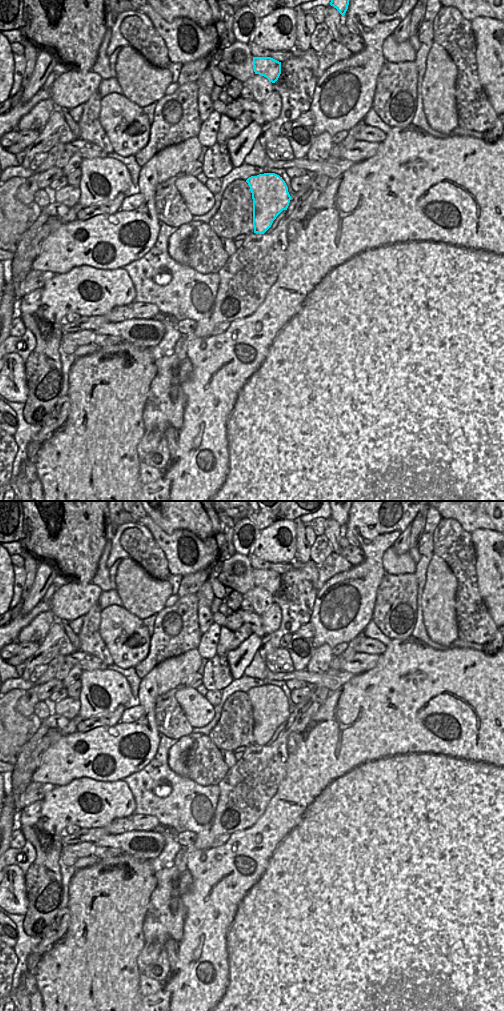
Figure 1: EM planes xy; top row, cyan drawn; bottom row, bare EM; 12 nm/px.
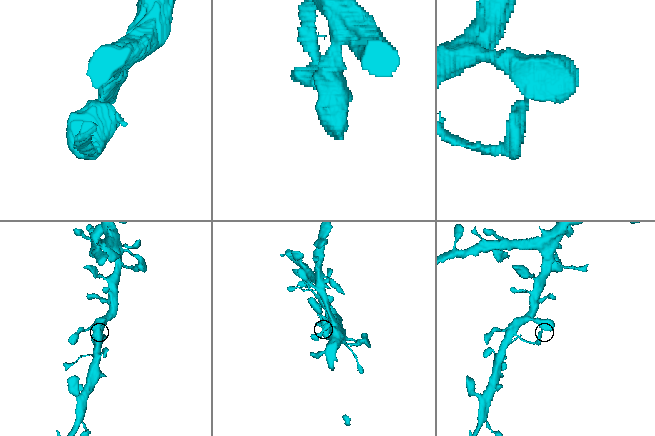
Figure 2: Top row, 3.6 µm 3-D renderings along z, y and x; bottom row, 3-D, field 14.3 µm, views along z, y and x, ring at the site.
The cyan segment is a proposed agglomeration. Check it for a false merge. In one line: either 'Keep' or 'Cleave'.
Keep

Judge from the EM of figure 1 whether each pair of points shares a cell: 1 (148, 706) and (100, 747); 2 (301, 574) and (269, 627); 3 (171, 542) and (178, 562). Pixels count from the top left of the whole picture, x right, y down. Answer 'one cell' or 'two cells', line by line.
1: one cell
2: two cells
3: one cell

